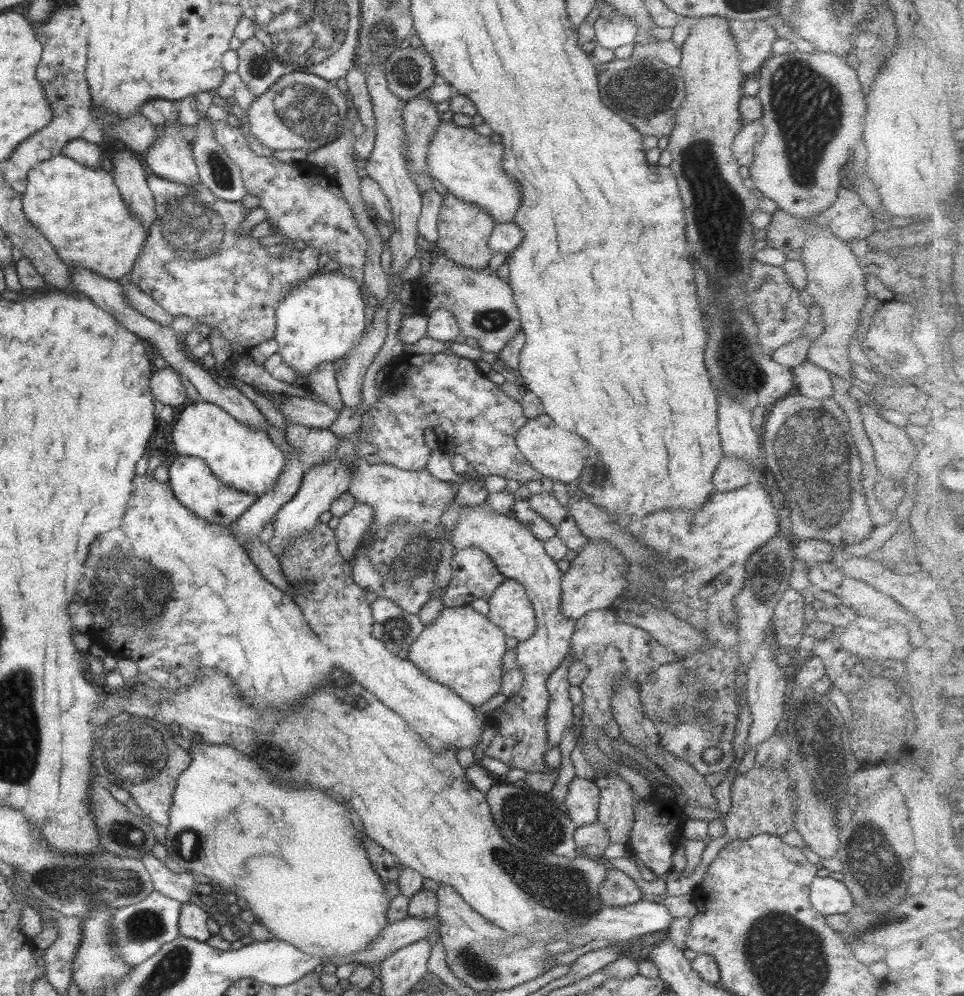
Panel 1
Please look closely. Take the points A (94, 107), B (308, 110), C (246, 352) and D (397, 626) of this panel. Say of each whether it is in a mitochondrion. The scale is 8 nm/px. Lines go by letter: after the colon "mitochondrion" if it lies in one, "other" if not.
A: other
B: mitochondrion
C: other
D: mitochondrion

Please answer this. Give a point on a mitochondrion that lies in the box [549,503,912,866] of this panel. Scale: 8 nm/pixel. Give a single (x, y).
(677, 700)

